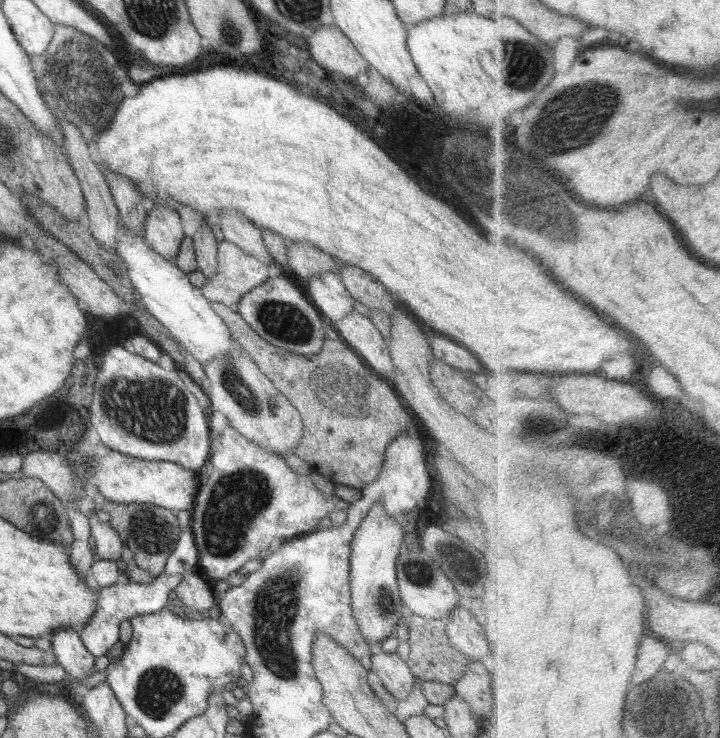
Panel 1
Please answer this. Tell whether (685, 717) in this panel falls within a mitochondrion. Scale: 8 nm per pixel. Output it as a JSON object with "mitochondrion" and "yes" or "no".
{"mitochondrion":"yes"}

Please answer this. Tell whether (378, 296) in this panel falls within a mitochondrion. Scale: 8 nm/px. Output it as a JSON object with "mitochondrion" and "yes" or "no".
{"mitochondrion":"no"}

